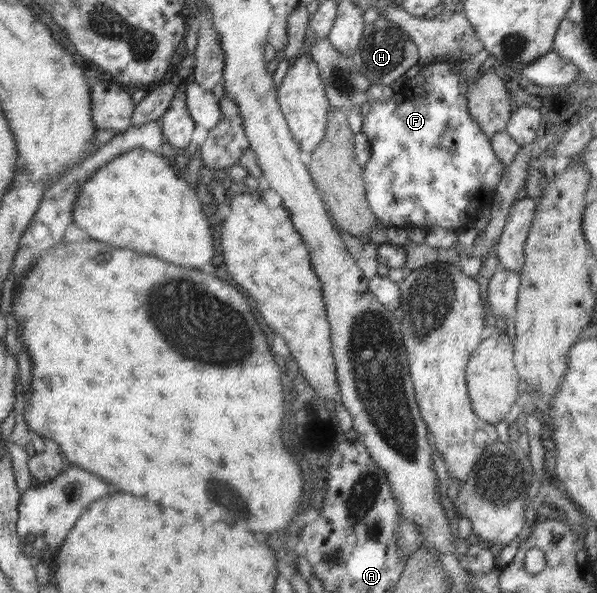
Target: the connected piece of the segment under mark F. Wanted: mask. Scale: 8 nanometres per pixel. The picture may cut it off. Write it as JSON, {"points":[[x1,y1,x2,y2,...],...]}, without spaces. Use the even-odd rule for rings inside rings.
{"points":[[427,63,412,79,407,79,400,92,395,93,390,99,384,101,367,102,361,107,362,129,361,133,369,139,371,143,371,156,365,166,362,166,362,177,364,178,365,192,369,206,373,211,374,217,382,226,397,227,410,230,412,227,423,228,429,231,431,228,440,226,456,232,466,227,473,227,476,222,476,214,483,208,492,205,494,190,501,180,504,173,505,164,503,164,495,154,490,138,479,128,479,123,473,120,468,109,467,99,467,81,459,72,457,63]]}

